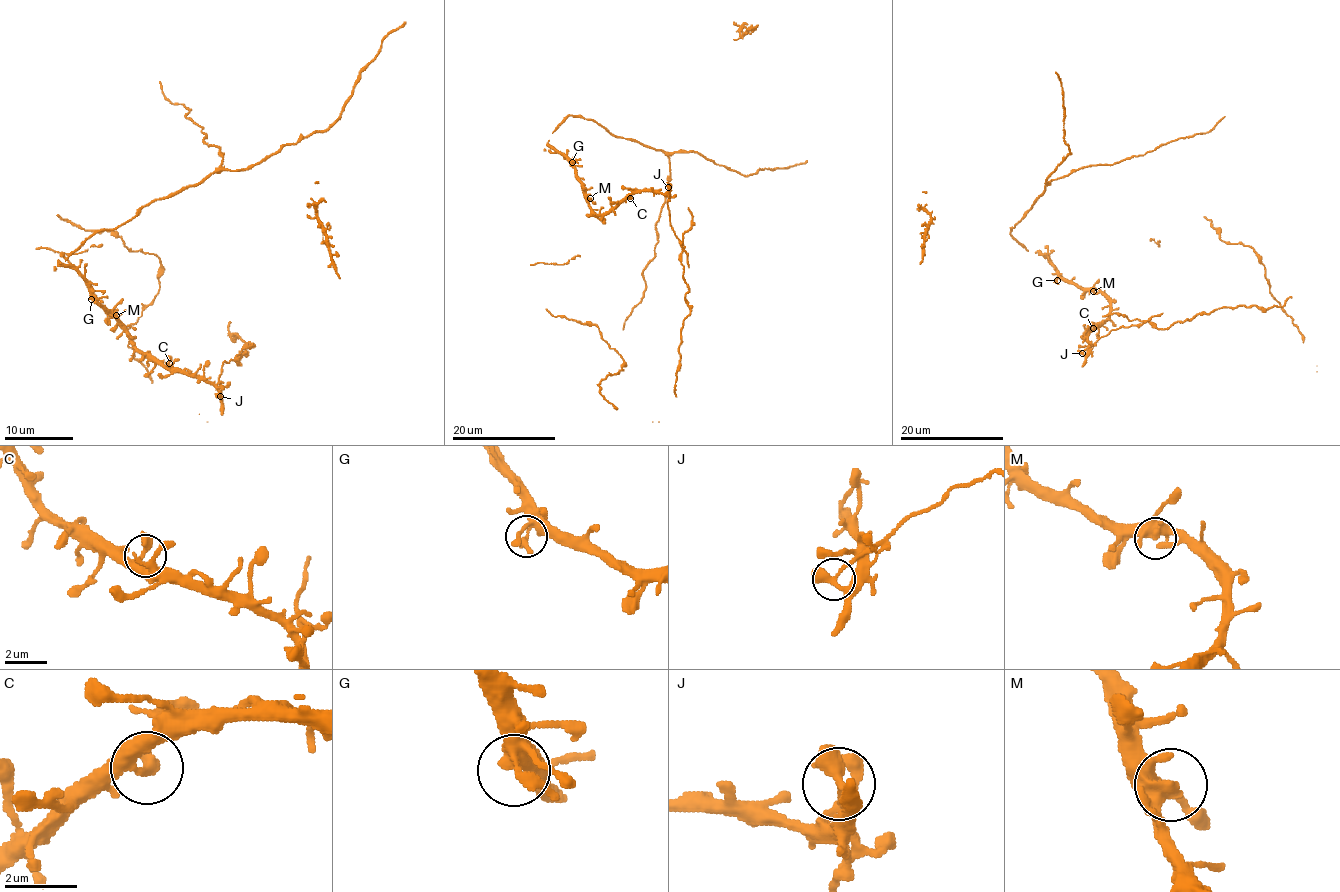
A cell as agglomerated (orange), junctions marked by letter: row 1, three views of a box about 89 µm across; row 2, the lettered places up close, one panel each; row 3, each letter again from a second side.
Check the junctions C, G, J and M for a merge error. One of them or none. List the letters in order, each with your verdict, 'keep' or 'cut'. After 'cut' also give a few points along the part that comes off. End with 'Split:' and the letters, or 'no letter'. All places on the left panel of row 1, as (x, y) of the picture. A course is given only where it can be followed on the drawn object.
C: keep
G: keep
J: cut; foreign part runs (219, 396), (221, 367), (238, 355), (240, 365), (249, 344), (231, 337), (231, 322)
M: keep
Split: J

